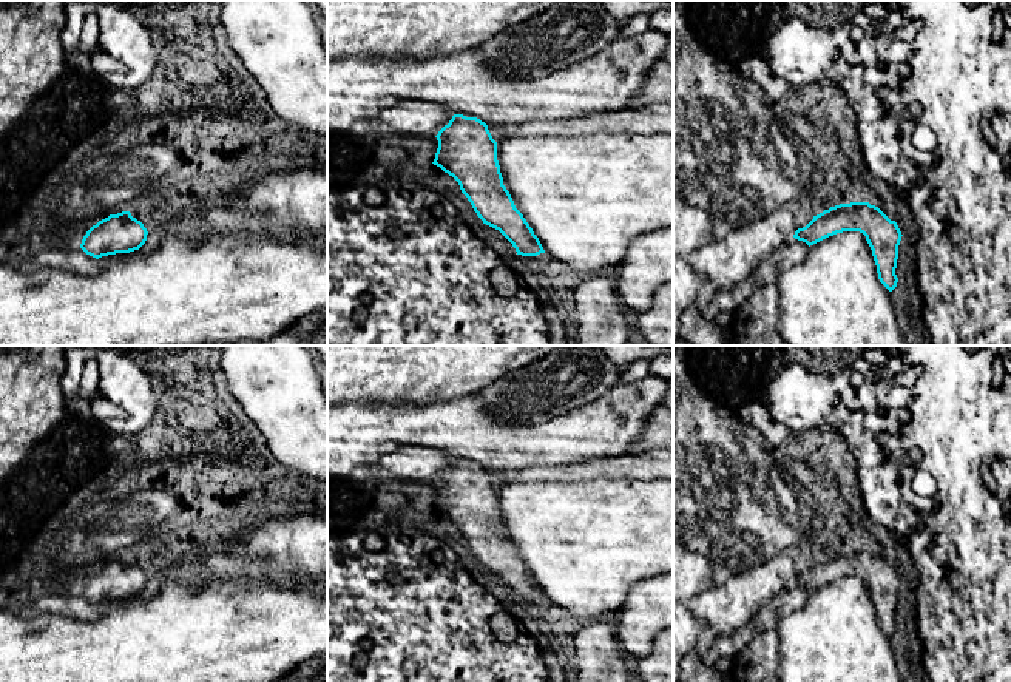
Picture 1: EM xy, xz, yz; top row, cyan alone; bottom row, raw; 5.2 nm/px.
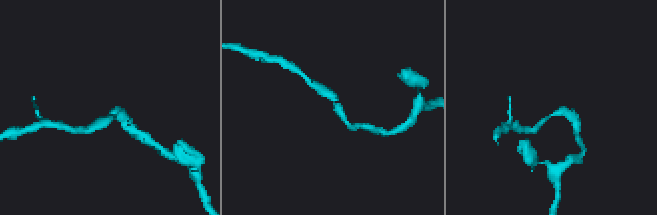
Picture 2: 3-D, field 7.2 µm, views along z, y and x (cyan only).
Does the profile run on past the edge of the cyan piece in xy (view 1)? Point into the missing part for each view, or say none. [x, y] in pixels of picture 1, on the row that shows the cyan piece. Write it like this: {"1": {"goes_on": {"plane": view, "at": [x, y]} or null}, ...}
{"1": {"goes_on": null}}

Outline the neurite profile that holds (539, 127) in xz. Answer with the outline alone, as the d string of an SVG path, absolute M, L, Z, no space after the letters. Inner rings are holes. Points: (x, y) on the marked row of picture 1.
M653 103L639 110L591 113L563 120L536 119L509 125L488 125L488 130L495 142L511 136L673 134L673 103Z

